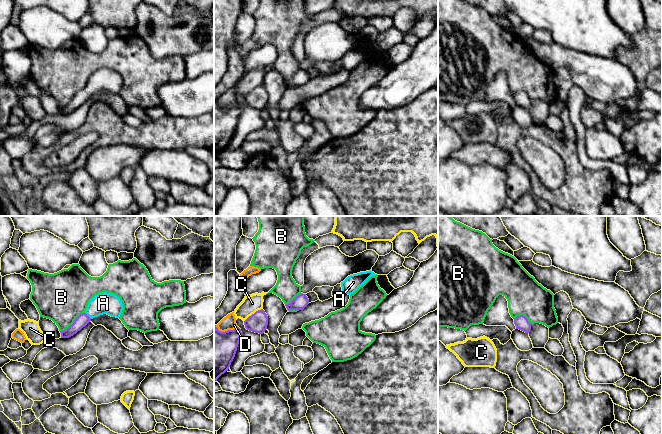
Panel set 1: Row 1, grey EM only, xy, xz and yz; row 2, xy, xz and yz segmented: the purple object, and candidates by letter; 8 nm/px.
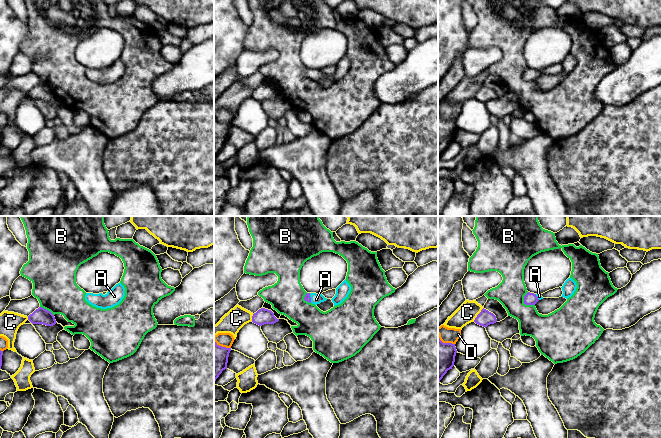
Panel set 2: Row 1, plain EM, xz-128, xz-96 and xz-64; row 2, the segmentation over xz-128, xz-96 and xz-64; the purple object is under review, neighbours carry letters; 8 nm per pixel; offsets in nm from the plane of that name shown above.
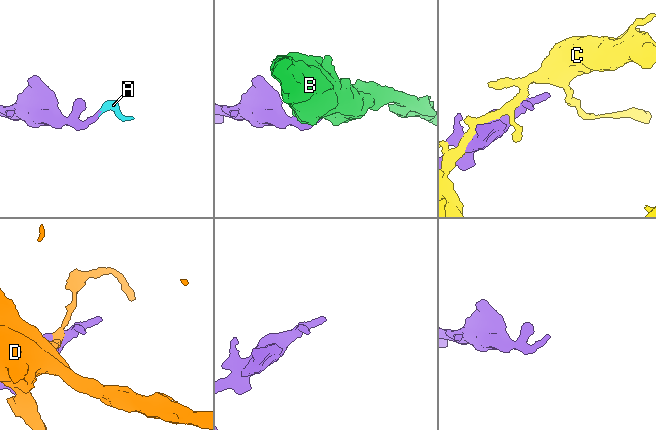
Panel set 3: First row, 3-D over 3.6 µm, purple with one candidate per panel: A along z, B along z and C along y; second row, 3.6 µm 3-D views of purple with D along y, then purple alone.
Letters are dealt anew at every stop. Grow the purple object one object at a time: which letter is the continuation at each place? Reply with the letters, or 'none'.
A

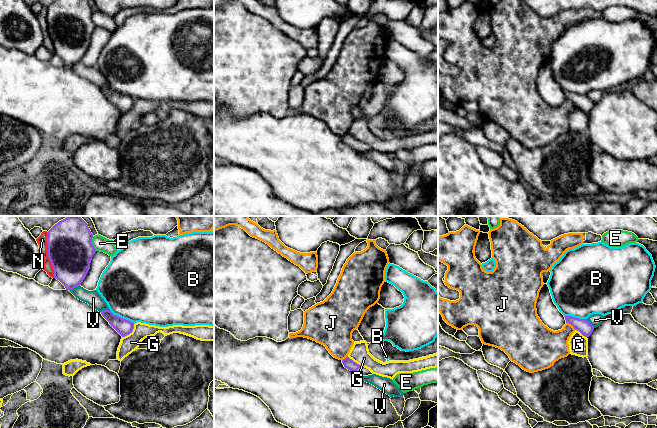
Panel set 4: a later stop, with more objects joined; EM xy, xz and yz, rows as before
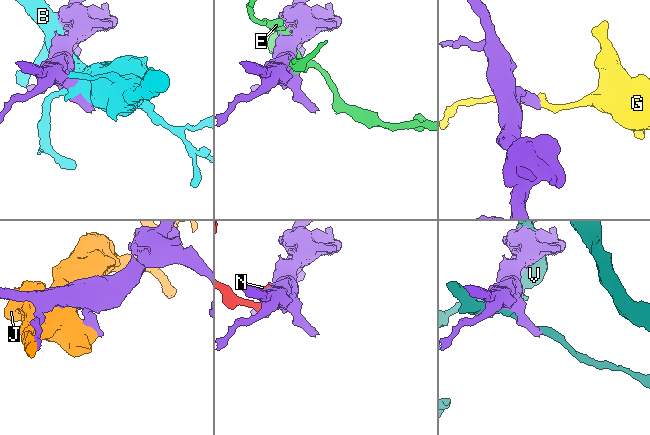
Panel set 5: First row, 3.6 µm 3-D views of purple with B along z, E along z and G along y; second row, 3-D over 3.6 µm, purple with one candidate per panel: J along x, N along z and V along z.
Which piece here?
none

